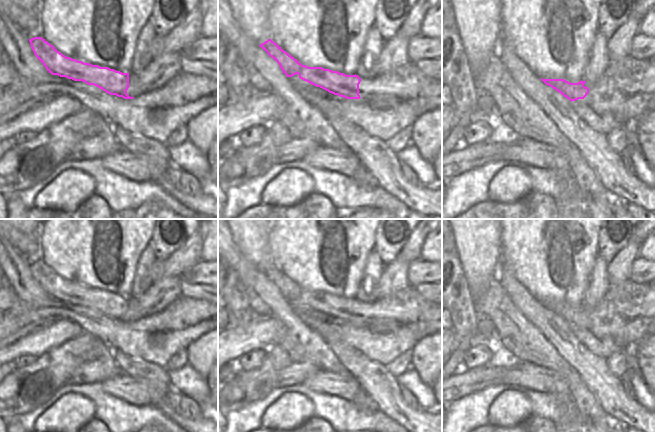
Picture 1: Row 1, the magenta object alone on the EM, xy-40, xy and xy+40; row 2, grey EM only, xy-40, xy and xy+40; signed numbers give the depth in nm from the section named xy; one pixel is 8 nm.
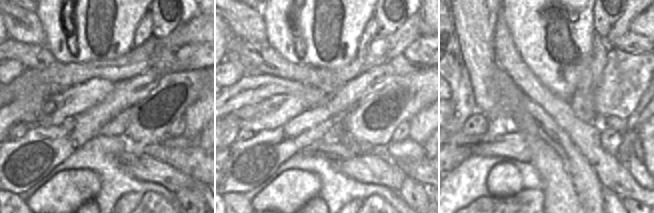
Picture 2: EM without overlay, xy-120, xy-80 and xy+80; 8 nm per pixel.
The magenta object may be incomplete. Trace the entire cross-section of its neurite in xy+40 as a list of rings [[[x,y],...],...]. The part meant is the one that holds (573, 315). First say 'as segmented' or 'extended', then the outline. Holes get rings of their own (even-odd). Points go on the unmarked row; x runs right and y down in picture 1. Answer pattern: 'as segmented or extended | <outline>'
as segmented | [[[541,303],[546,309],[558,315],[561,319],[571,326],[578,323],[584,323],[589,317],[589,312],[585,311],[586,305],[570,307],[564,303]]]

